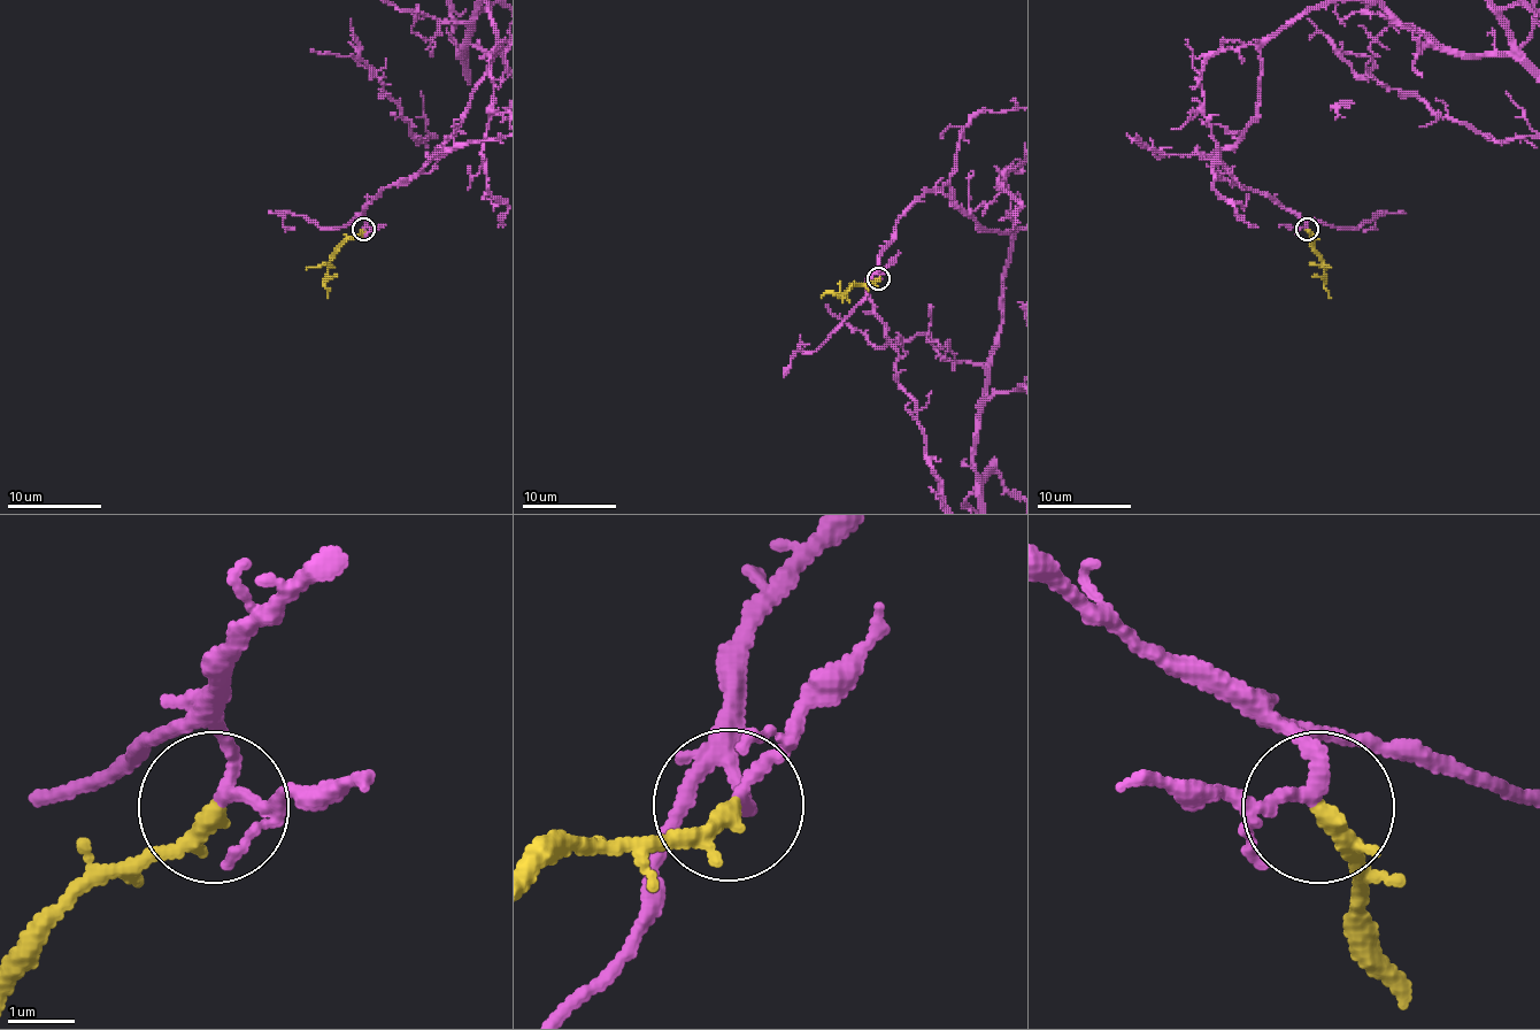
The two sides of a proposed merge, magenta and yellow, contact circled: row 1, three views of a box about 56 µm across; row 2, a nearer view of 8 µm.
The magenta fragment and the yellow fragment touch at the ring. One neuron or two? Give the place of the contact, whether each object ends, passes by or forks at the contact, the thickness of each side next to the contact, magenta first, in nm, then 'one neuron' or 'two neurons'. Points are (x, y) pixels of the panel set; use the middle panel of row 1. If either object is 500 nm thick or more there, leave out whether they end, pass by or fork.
at (878, 278); magenta passes by; yellow ends there; 180 nm thick on the magenta side, 300 nm on the other; one neuron

